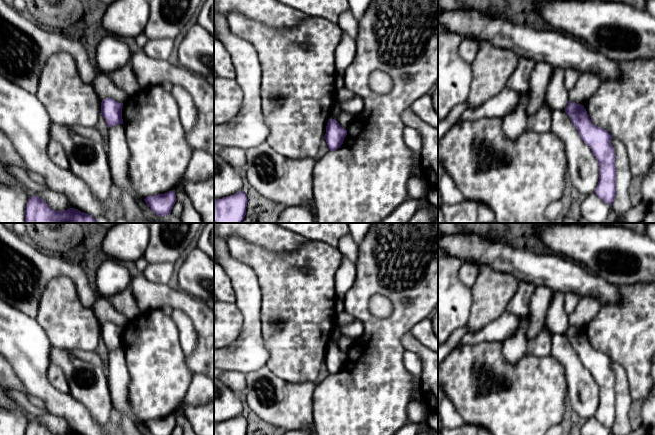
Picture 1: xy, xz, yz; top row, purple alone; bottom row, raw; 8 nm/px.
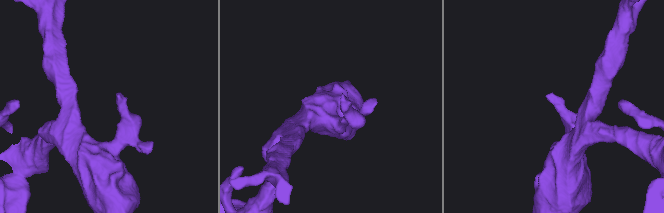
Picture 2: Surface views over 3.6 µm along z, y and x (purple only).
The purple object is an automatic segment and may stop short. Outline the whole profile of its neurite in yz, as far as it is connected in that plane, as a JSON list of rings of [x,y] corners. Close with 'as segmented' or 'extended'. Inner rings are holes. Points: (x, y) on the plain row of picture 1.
[[[569,324],[564,335],[599,387],[599,405],[595,418],[611,430],[616,421],[616,380],[611,368],[612,359],[592,347],[583,329]]] | as segmented

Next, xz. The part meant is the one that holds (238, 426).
[[[244,415],[214,425],[214,435],[246,435],[248,423]]] | as segmented

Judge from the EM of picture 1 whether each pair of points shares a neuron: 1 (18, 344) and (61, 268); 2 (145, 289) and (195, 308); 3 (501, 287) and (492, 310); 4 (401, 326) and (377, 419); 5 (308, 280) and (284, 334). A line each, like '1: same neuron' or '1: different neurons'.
1: different neurons
2: same neuron
3: same neuron
4: same neuron
5: same neuron

